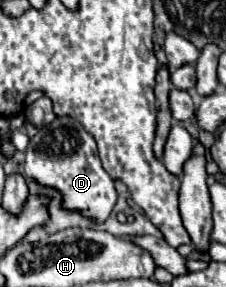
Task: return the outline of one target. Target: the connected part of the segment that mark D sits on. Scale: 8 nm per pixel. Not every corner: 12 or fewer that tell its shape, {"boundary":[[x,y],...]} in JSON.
{"boundary":[[70,116],[38,128],[24,176],[96,224],[118,198]]}

